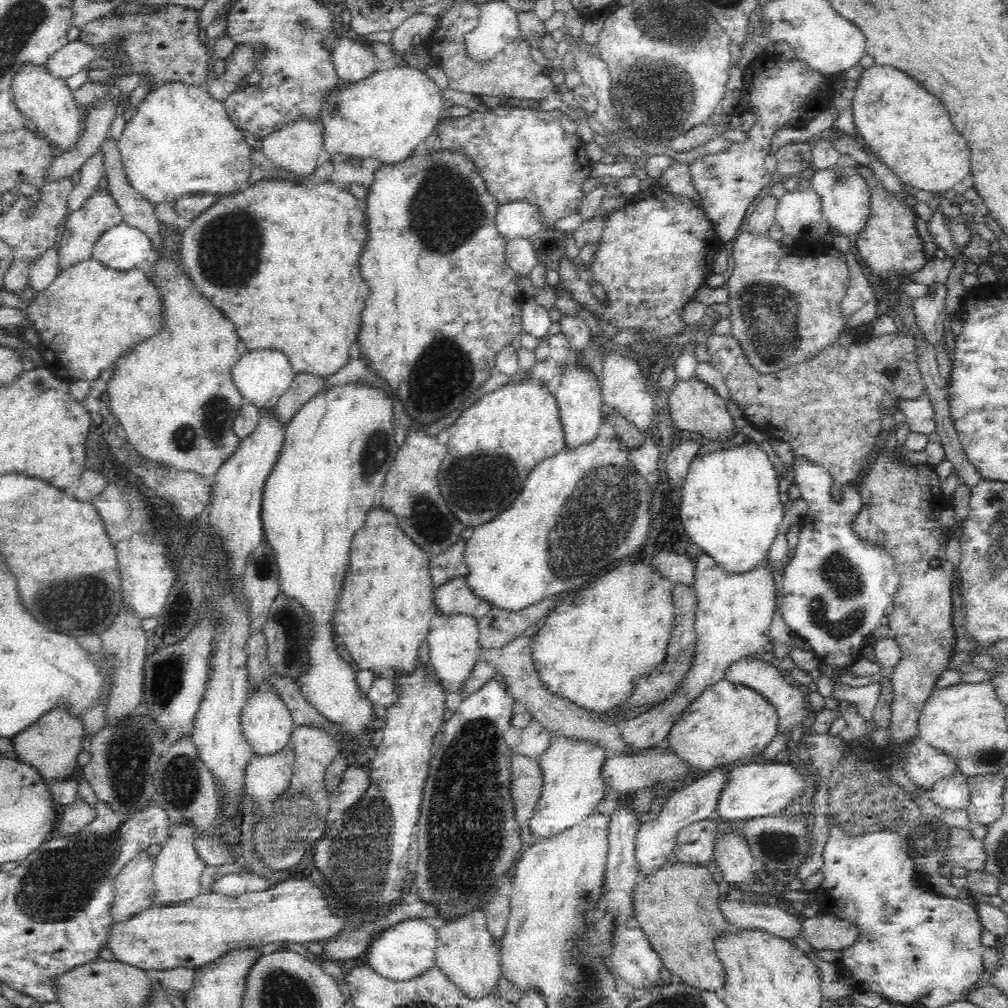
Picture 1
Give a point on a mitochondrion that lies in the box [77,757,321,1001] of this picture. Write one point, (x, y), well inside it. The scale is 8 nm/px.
(292, 818)

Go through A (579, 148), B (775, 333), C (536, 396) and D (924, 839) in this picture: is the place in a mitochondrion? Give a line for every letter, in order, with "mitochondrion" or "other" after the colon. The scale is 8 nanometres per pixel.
A: other
B: mitochondrion
C: other
D: mitochondrion

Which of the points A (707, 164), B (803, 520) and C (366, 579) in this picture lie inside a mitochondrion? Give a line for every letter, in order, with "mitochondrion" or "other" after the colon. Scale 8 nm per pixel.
A: other
B: other
C: other

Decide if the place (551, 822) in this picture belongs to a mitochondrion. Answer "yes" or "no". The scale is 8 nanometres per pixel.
no

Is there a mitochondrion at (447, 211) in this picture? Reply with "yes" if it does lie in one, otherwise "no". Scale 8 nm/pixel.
yes

